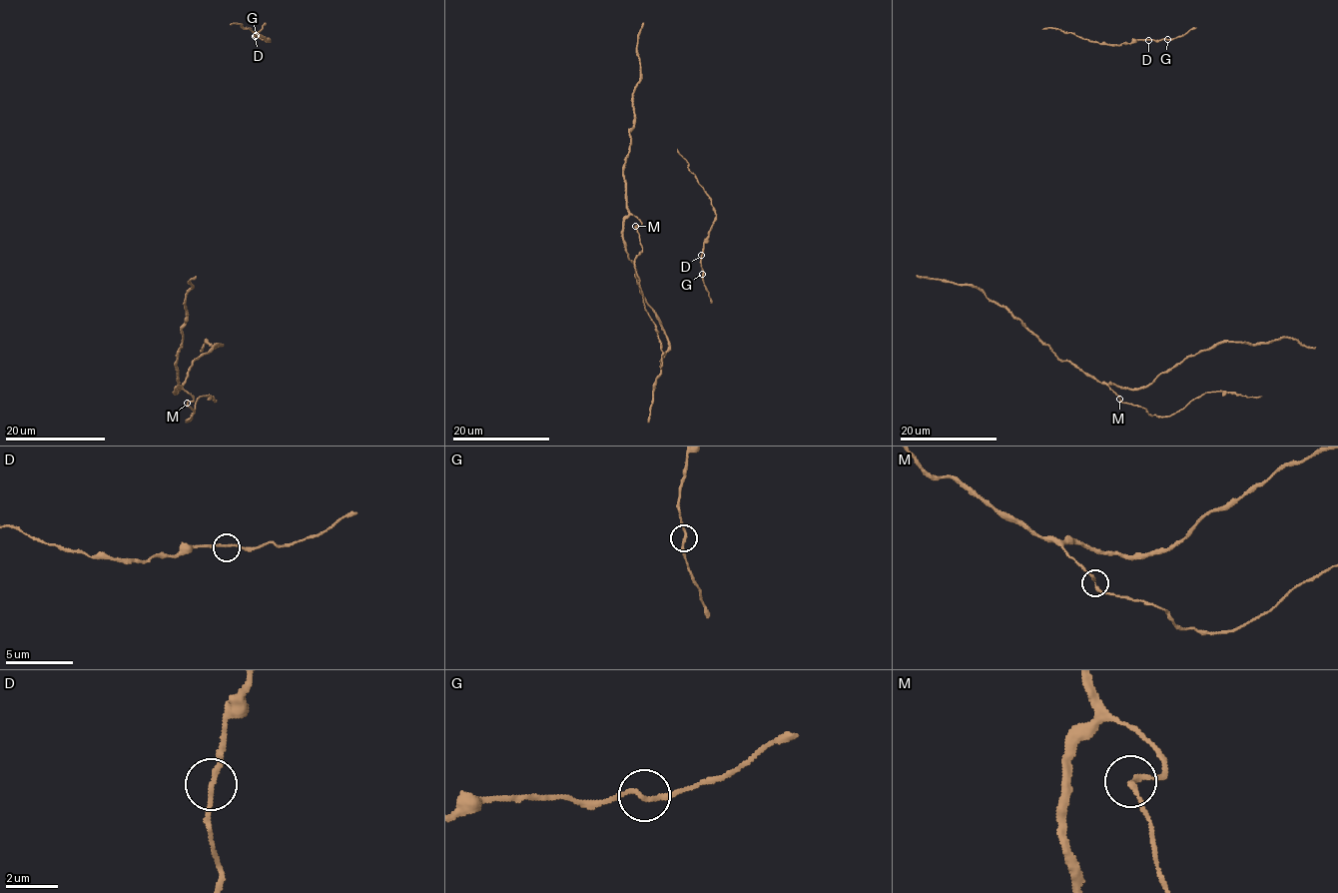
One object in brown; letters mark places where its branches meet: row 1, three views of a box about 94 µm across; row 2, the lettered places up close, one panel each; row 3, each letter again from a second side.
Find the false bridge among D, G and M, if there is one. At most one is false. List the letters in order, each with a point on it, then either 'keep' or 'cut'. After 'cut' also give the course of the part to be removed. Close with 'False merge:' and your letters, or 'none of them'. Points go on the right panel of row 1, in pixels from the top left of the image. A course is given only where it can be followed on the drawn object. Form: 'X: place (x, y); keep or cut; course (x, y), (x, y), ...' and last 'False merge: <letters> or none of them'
D: place (1148, 40); keep
G: place (1167, 39); keep
M: place (1119, 399); keep
False merge: none of them

